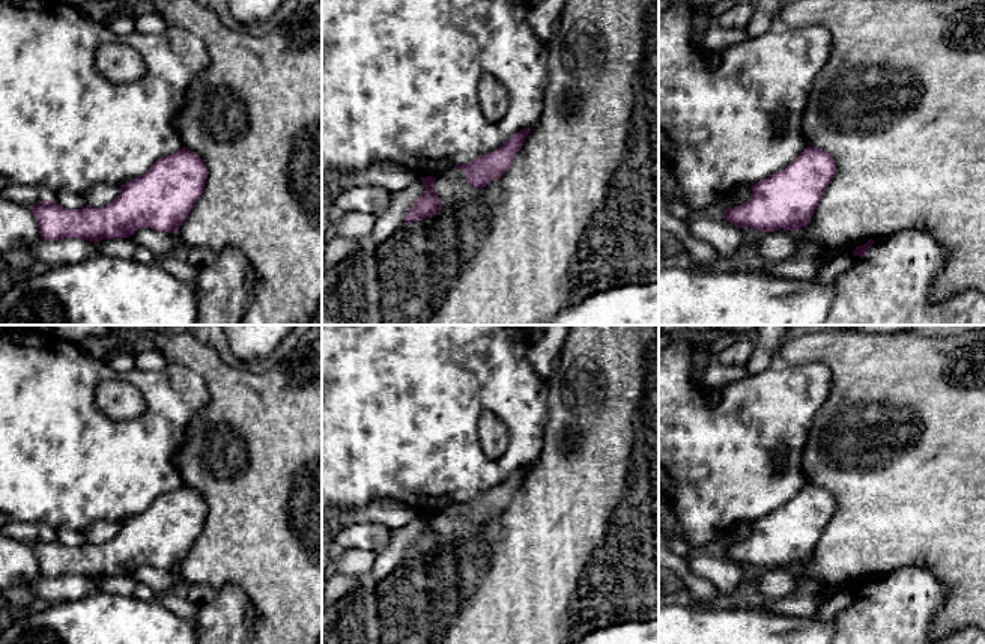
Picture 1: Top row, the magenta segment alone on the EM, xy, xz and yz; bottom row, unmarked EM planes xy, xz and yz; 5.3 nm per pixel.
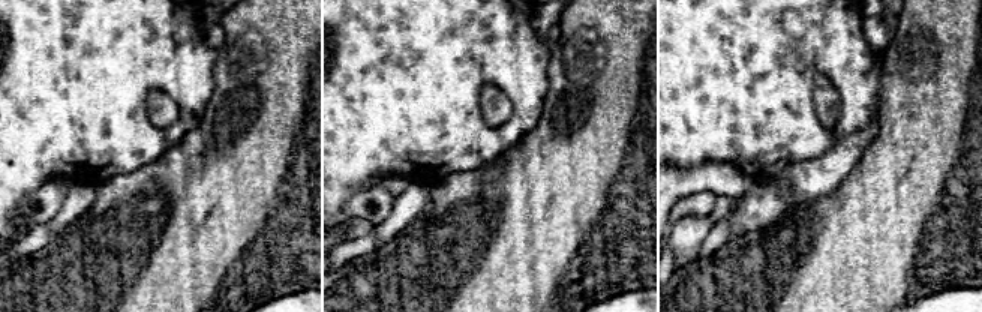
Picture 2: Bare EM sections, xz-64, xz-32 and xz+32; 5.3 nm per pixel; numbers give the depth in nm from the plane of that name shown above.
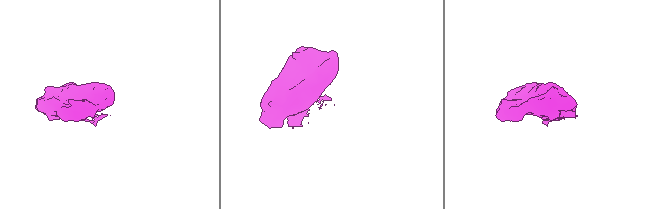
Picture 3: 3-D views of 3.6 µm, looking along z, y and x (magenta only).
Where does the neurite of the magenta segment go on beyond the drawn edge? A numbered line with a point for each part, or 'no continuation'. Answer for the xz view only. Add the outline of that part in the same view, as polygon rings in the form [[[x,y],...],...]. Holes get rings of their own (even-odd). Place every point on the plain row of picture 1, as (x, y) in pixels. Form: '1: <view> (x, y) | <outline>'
no continuation

